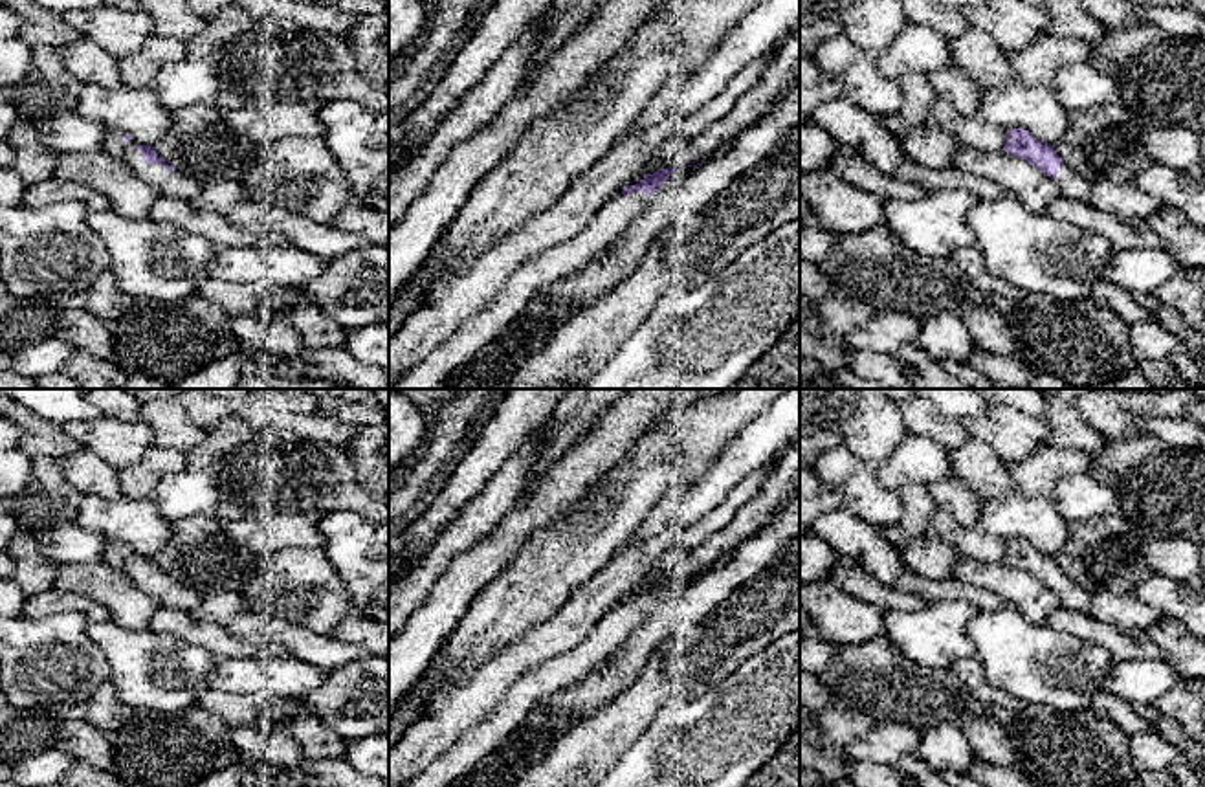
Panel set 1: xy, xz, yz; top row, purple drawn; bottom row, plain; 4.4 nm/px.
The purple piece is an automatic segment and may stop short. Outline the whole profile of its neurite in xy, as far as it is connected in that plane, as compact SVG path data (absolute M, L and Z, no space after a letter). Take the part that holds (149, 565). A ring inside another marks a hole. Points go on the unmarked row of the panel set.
M119 541L106 543L103 561L123 572L138 589L156 598L161 607L191 613L204 598L200 591L163 572L154 558L138 556Z

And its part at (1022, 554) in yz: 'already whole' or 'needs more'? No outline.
needs more

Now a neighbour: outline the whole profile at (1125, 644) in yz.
M1060 607L1051 615L1047 626L1088 644L1104 648L1115 660L1159 660L1163 657L1161 649L1144 631L1106 624L1091 613Z

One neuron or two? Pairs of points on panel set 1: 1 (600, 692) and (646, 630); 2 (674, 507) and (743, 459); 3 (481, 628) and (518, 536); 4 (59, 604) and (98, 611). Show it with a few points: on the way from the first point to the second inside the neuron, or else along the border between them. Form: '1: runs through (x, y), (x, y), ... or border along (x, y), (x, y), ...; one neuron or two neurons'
1: runs through (611, 677), (639, 644); one neuron
2: runs through (690, 503), (701, 498), (727, 472); one neuron
3: border along (530, 538), (519, 556), (474, 602); two neurons
4: runs through (68, 604), (88, 608); one neuron

